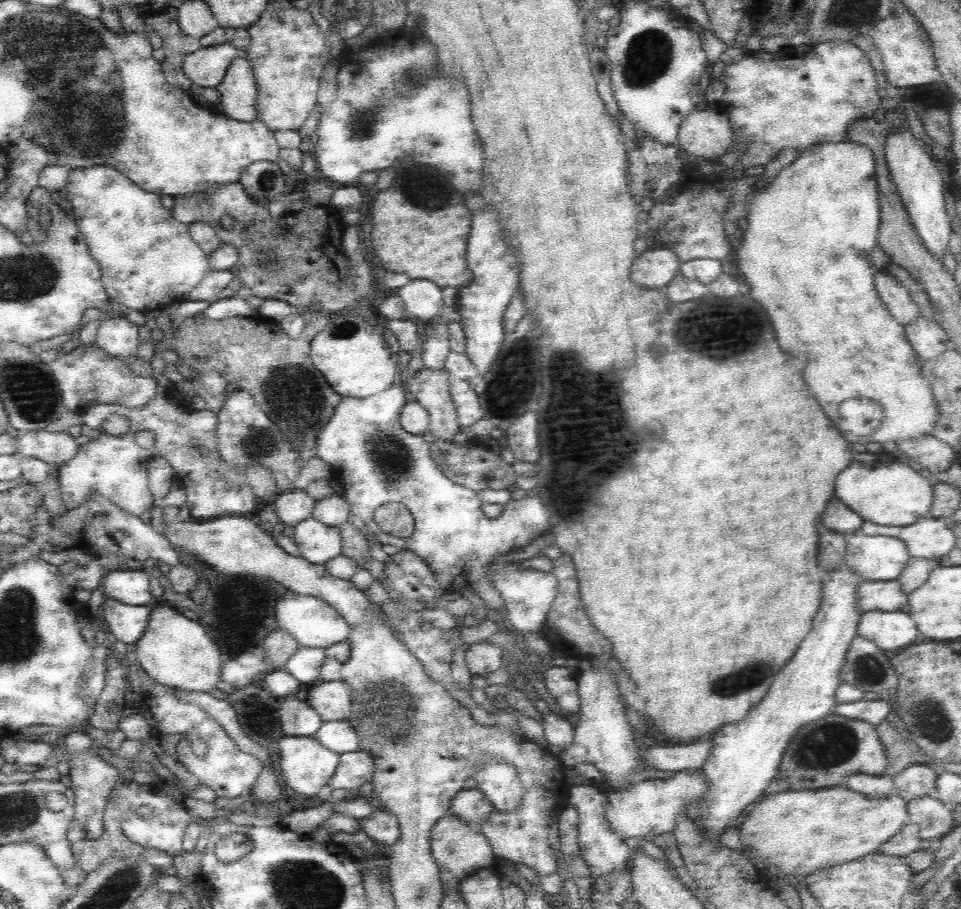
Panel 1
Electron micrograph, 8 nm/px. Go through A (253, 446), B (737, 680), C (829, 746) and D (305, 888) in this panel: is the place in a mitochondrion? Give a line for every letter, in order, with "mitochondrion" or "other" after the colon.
A: mitochondrion
B: mitochondrion
C: mitochondrion
D: mitochondrion

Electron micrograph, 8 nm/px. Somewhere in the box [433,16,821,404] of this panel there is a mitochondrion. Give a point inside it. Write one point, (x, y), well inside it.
(649, 54)

